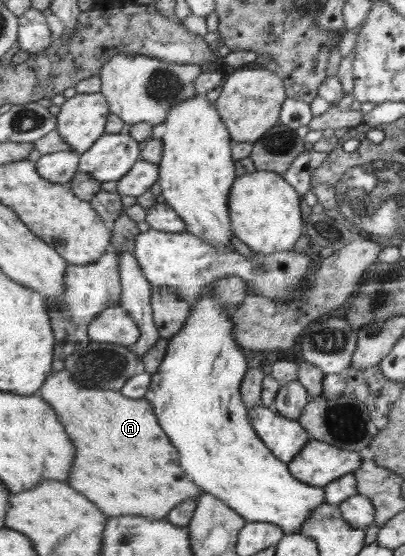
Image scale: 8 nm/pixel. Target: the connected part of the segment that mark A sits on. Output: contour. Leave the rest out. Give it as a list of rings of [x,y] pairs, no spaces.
[[[66,368],[48,374],[47,381],[37,391],[53,409],[60,411],[60,419],[64,419],[64,427],[68,427],[68,435],[72,435],[72,443],[76,443],[76,463],[72,463],[70,481],[76,491],[88,495],[100,511],[106,515],[128,515],[138,513],[141,517],[162,519],[166,513],[178,503],[186,499],[198,499],[202,491],[188,477],[179,463],[179,450],[168,438],[167,432],[159,423],[152,403],[144,398],[131,398],[119,390],[84,387],[72,378]]]

